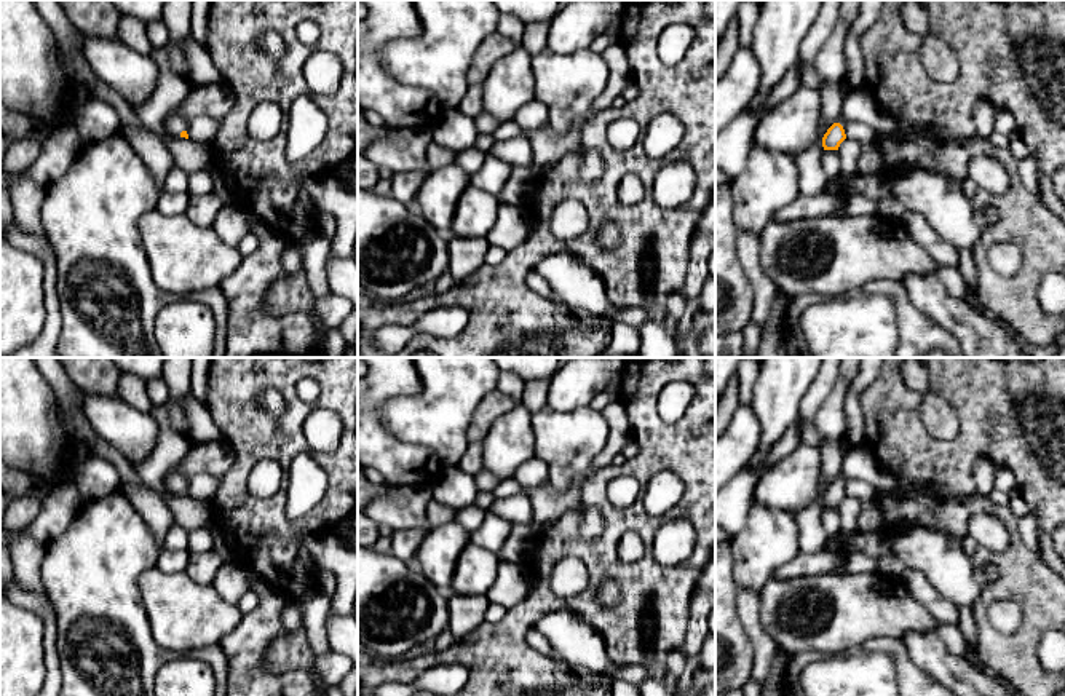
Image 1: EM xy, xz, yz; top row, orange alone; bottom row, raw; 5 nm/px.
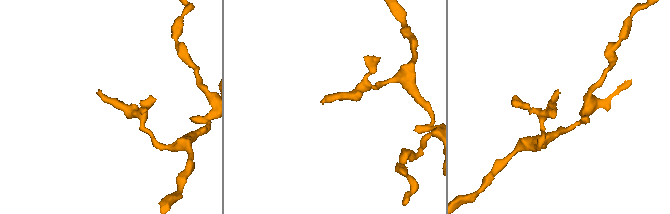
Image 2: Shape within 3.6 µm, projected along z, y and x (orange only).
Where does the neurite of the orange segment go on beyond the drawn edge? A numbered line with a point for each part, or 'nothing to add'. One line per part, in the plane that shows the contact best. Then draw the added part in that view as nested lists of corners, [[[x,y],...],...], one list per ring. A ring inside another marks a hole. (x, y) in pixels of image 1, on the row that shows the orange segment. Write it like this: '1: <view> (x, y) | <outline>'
1: xy (174, 126) | [[[174,117],[174,118],[166,118],[163,121],[163,126],[164,126],[164,129],[168,131],[169,136],[180,137],[180,132],[187,131],[188,121],[180,118],[180,117]]]

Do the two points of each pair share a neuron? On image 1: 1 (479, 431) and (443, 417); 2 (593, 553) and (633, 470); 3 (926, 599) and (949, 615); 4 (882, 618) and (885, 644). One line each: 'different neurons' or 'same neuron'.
1: different neurons
2: same neuron
3: same neuron
4: different neurons

